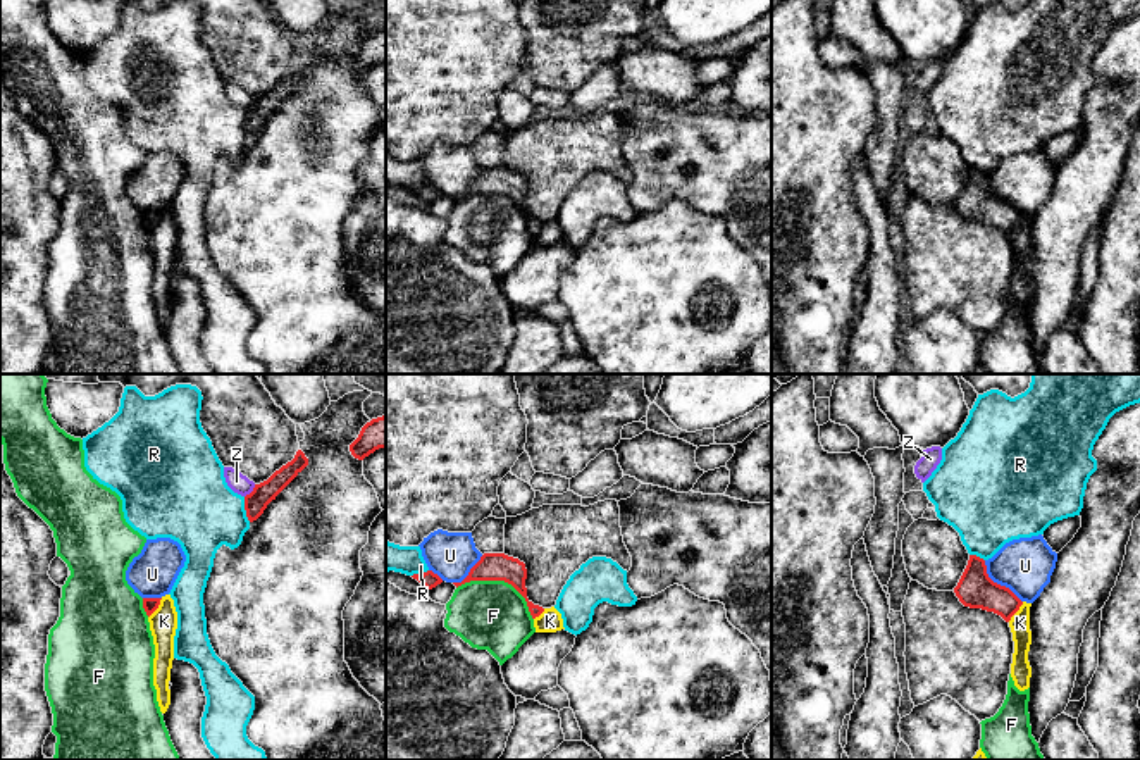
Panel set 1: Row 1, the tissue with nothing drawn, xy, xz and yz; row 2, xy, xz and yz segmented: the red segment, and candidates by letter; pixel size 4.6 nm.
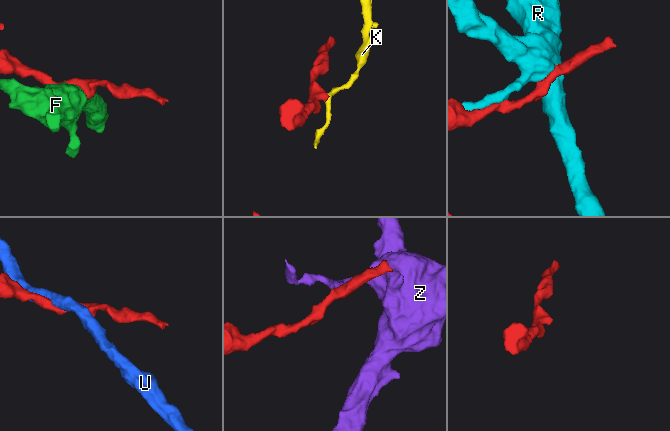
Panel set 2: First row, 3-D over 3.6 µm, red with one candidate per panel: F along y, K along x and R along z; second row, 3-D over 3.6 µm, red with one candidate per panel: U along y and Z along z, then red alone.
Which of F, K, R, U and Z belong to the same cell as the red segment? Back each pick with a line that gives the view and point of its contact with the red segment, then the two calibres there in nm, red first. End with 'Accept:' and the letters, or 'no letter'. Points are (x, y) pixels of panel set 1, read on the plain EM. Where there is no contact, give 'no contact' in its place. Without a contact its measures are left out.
Accept: no letter

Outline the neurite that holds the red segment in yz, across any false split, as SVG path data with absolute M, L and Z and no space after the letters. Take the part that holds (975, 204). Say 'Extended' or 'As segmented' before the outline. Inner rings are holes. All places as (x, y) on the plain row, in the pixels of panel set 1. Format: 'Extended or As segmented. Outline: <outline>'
As segmented. Outline: M970 169L954 207L964 221L994 226L1006 236L1009 236L1023 219L1009 202L988 191L985 174L976 169Z

